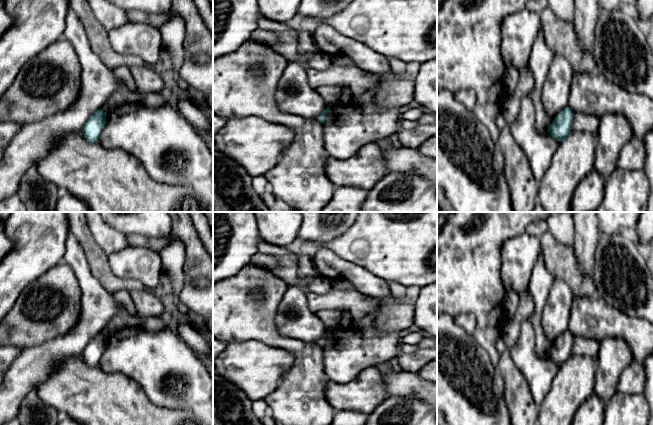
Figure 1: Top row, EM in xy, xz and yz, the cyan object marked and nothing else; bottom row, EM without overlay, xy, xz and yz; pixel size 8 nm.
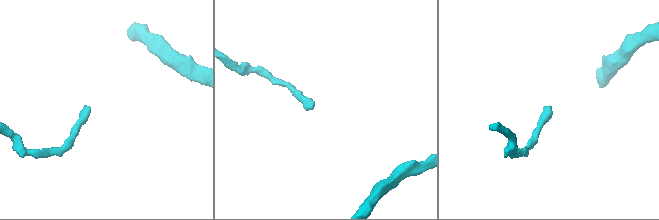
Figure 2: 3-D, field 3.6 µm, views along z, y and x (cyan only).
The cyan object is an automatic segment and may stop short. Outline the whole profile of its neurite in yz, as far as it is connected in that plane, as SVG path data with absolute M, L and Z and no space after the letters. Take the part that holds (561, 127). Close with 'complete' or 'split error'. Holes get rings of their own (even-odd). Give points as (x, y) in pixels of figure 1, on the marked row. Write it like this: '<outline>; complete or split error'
M567 107L562 110L553 120L549 127L549 134L559 142L571 134L574 113Z; complete

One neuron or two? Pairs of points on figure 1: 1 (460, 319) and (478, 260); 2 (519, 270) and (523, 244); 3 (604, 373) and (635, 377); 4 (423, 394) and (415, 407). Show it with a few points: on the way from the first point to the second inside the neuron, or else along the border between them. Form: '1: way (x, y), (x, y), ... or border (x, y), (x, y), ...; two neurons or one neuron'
1: border (453, 315), (472, 314), (476, 323), (475, 333); two neurons
2: way (522, 264), (523, 250); one neuron
3: border (633, 360), (620, 374), (616, 392), (611, 397); two neurons
4: border (397, 395), (414, 395), (426, 404); two neurons

